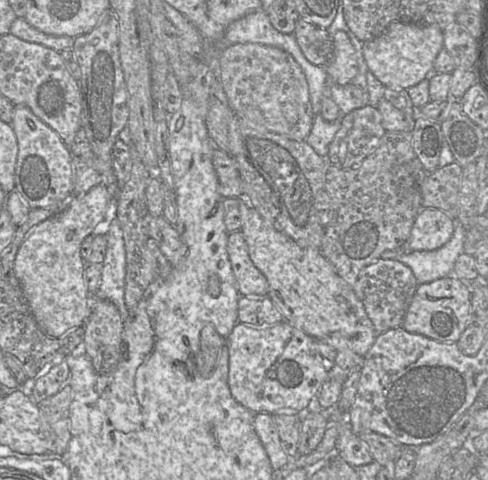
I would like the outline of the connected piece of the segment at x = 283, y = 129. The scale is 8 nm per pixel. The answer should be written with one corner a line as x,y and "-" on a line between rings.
235,43
218,48
218,77
237,115
268,131
305,141
315,114
305,75
286,51
258,43

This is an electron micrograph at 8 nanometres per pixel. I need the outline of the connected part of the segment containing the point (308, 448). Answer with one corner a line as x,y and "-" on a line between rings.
307,409
301,410
298,414
301,426
297,453
299,456
308,456
316,450
322,441
329,421
325,416
325,410
310,412

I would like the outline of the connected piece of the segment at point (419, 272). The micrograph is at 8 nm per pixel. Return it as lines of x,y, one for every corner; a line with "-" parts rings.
456,225
450,240
435,250
406,251
397,259
408,266
418,284
428,283
452,274
455,262
464,252
465,228

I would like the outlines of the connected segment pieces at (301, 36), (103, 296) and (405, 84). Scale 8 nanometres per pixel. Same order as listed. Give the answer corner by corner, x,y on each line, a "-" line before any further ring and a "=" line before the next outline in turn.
300,18
293,35
307,60
312,64
325,67
333,51
332,35
327,29
=
114,219
107,233
107,250
101,264
101,279
94,297
97,300
112,302
123,320
128,318
128,310
124,303
126,258
123,232
=
393,22
380,35
364,42
363,56
370,72
386,87
405,89
429,79
434,61
444,48
444,35
437,25

